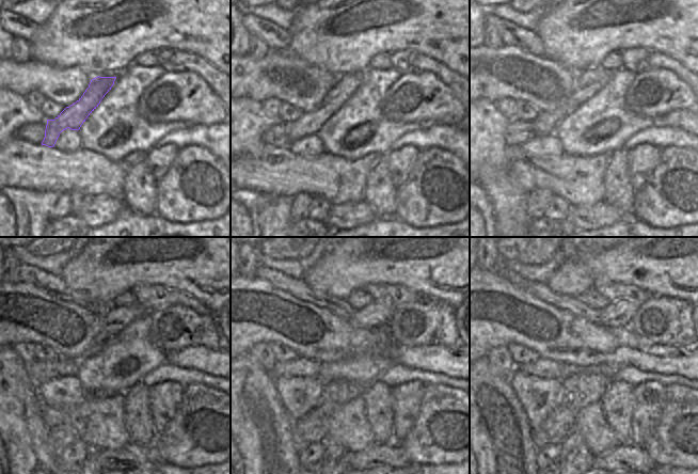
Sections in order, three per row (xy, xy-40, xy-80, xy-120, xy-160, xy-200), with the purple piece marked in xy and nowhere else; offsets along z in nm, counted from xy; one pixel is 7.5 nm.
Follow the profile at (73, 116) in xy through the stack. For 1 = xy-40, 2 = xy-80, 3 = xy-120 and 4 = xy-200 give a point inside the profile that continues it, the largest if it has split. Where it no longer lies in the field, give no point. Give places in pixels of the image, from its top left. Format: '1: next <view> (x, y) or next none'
1: next xy-40 (310, 122)
2: next xy-80 (590, 81)
3: next xy-120 (116, 318)
4: next xy-200 (619, 313)

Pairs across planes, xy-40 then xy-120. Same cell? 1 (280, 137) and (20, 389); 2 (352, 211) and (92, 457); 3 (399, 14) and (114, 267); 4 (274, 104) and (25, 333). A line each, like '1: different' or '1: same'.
1: different
2: different
3: same
4: different

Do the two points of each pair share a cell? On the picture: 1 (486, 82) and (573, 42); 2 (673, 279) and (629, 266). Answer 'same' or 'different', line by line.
1: different
2: same

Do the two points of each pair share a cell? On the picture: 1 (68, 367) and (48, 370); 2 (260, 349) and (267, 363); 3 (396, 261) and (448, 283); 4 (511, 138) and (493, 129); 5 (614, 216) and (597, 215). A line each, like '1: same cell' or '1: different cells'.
1: same cell
2: same cell
3: same cell
4: different cells
5: same cell

